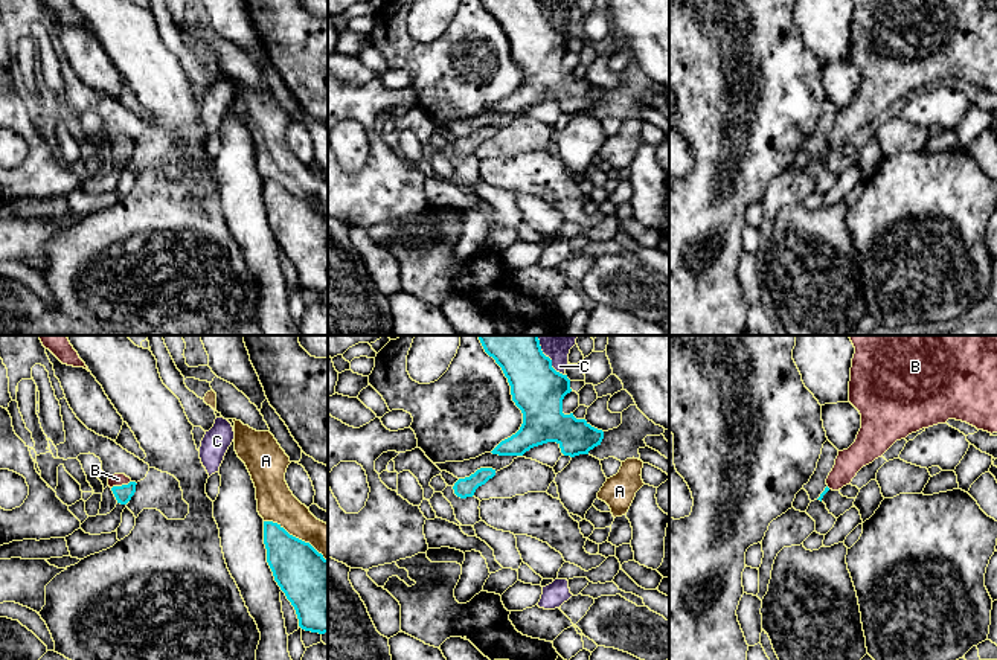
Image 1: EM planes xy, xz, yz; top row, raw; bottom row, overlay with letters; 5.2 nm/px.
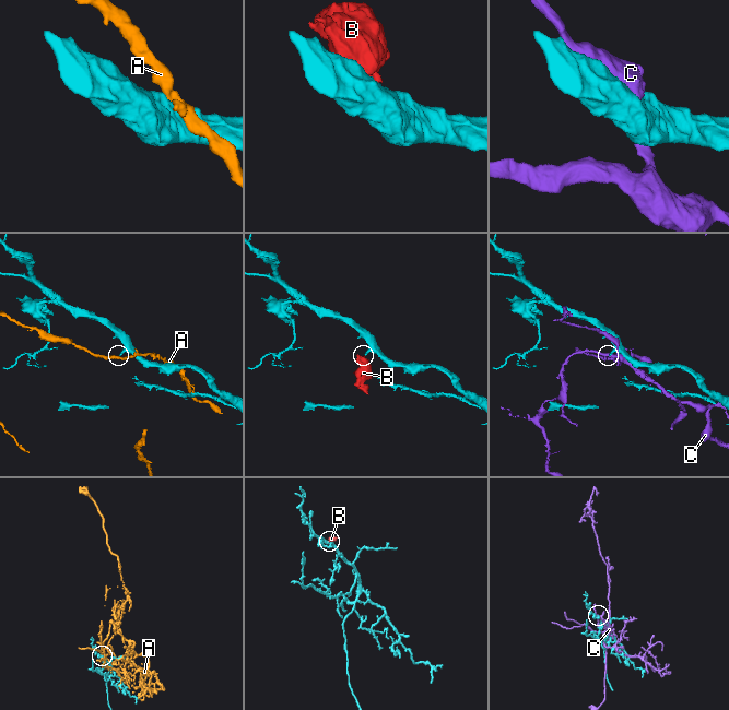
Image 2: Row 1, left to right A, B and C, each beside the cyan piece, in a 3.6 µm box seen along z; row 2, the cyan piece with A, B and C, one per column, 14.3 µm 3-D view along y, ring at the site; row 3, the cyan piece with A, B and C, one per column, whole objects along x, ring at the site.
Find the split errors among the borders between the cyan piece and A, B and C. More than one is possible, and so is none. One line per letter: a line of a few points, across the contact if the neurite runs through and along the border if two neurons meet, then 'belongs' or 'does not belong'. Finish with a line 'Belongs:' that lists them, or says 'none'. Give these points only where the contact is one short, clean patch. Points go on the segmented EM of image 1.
A: does not belong
B: xy (124, 493), (122, 485), (118, 479) | belongs
C: does not belong
Belongs: B

